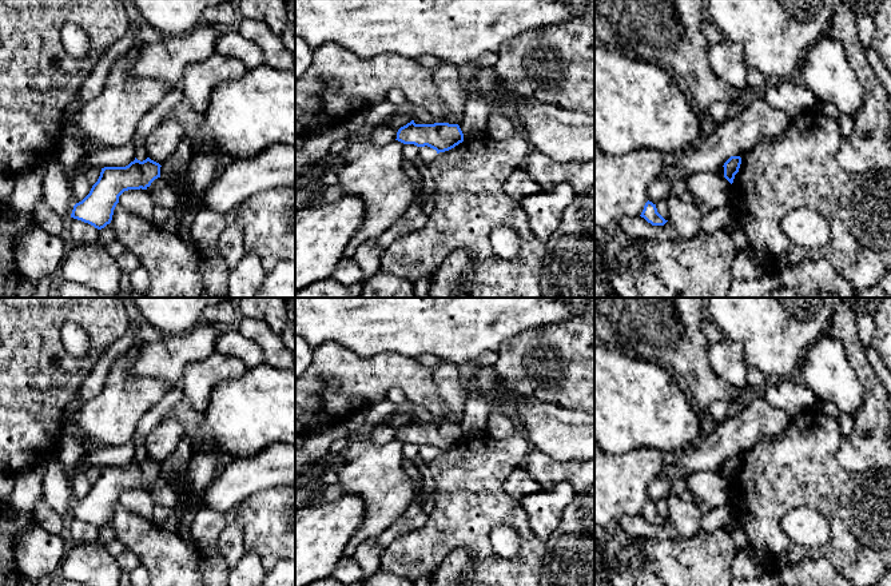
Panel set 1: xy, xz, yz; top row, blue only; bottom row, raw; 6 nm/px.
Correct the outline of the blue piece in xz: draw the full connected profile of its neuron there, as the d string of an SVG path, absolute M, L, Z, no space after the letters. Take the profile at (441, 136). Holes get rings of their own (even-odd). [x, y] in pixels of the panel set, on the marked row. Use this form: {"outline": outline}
{"outline": "M411 120L398 129L395 140L417 147L427 145L439 154L462 143L464 133L458 124L415 124L414 120Z"}

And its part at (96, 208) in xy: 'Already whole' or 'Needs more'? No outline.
Already whole

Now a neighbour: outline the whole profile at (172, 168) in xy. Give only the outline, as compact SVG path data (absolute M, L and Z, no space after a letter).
M184 135L175 152L163 162L160 167L160 178L176 184L186 174L196 145L195 136Z

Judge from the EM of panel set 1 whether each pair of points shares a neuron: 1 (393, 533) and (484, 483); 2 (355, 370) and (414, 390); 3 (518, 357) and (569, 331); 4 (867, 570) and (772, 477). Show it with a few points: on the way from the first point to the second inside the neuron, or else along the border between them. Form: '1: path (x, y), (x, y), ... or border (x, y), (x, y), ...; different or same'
1: border (429, 514), (428, 521), (422, 526), (404, 534); different
2: path (370, 373), (397, 373), (400, 375); same
3: path (530, 357), (537, 355), (548, 345), (557, 343); same
4: path (854, 541), (847, 533), (847, 526), (802, 485); same

